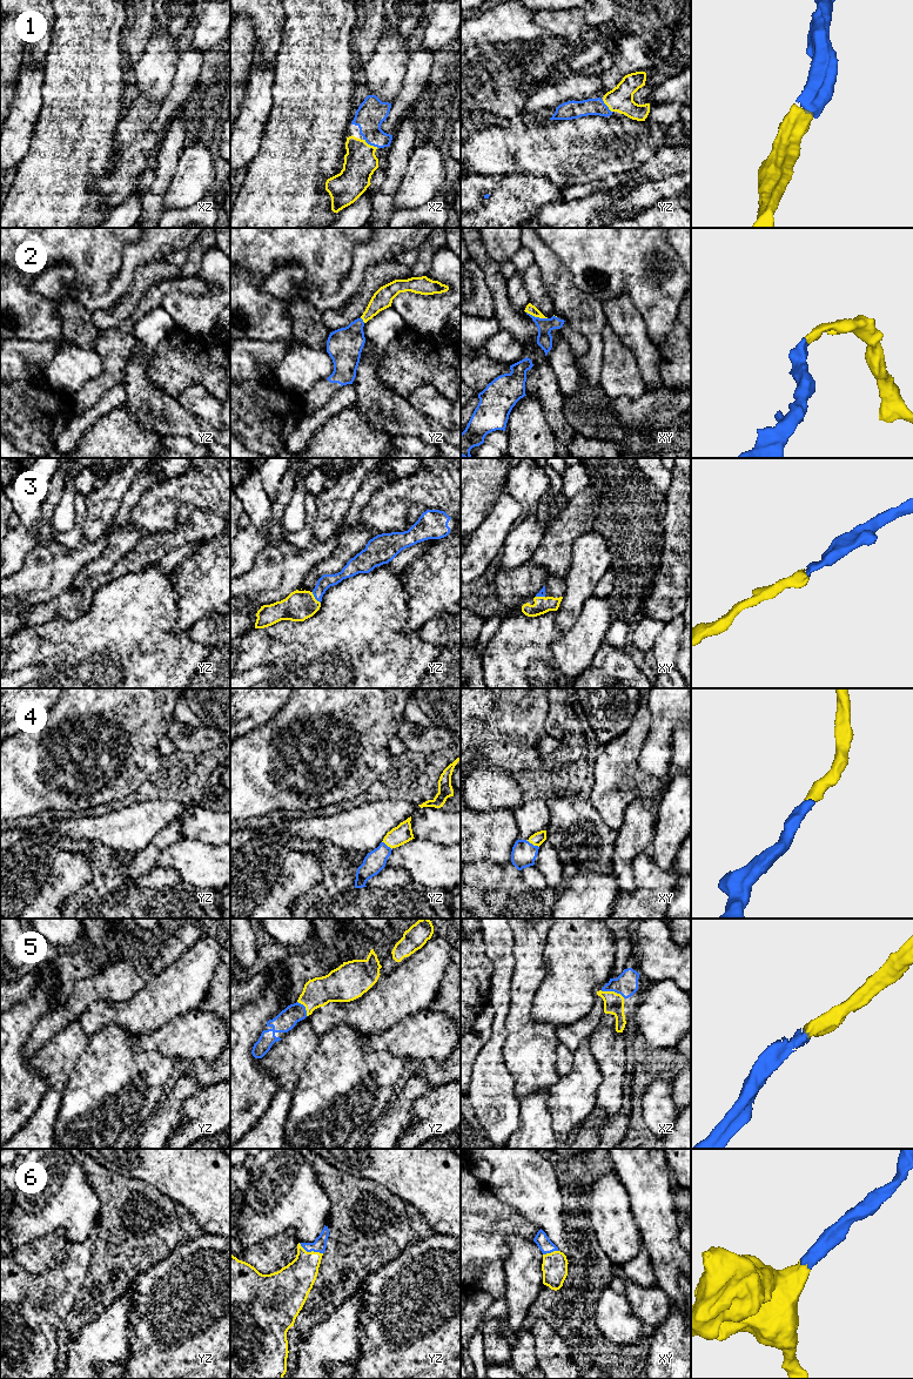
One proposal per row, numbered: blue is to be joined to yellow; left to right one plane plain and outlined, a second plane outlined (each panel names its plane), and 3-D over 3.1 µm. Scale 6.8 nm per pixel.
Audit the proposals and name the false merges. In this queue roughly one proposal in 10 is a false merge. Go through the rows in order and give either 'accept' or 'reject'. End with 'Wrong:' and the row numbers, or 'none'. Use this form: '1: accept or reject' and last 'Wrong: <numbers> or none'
1: accept
2: accept
3: accept
4: accept
5: accept
6: accept
Wrong: none

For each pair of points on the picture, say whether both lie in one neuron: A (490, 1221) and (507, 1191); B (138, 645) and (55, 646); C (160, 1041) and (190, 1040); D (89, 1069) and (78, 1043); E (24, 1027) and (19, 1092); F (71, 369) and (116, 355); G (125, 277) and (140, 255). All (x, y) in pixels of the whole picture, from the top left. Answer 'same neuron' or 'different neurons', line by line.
A: different neurons
B: same neuron
C: same neuron
D: different neurons
E: same neuron
F: different neurons
G: same neuron

